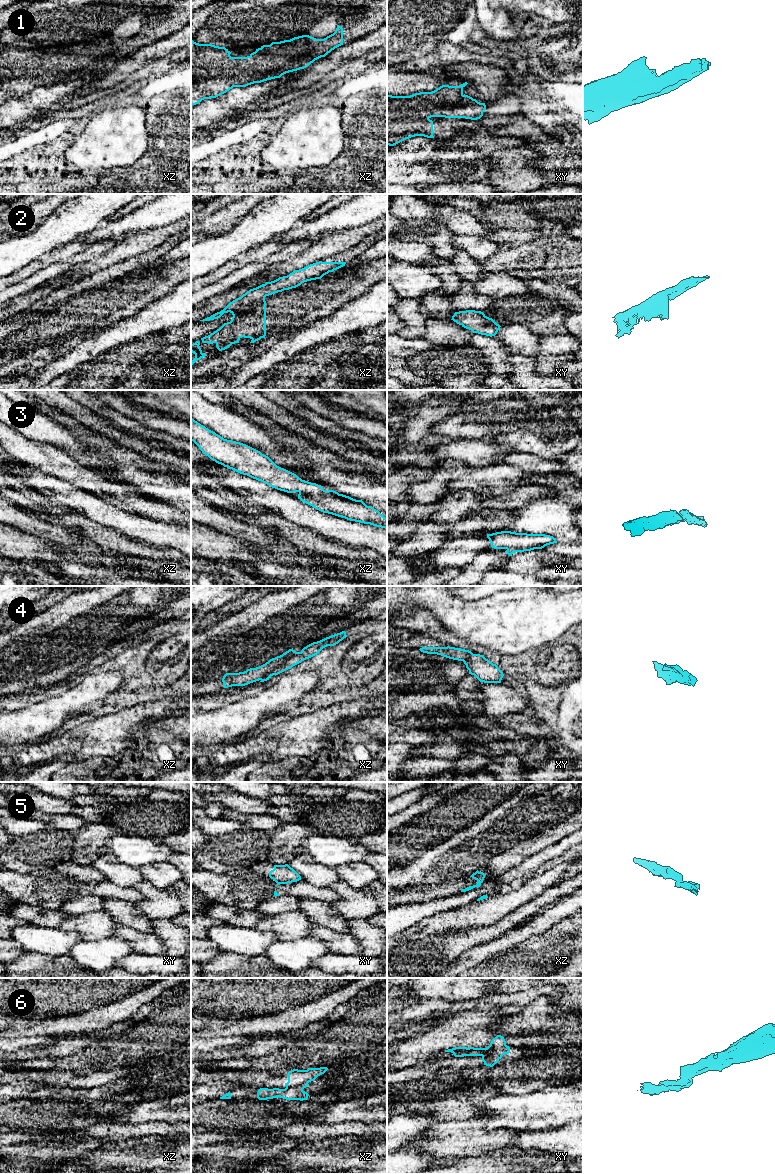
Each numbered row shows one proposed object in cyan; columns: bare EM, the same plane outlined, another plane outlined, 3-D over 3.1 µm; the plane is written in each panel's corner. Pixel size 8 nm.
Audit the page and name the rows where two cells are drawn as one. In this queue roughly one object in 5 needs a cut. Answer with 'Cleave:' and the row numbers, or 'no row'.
Cleave: 4, 5, 6

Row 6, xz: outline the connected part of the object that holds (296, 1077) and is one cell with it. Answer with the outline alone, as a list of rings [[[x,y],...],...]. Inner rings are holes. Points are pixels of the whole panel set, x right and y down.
[[[327,1067],[308,1068],[307,1070],[293,1069],[288,1072],[288,1082],[285,1083],[285,1086],[289,1088],[309,1083],[314,1081],[318,1076],[324,1074],[327,1070]]]

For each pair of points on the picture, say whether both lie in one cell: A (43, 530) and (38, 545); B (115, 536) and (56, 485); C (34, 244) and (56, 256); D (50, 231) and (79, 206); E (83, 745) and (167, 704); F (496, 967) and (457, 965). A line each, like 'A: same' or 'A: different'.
A: different
B: different
C: different
D: same
E: same
F: different

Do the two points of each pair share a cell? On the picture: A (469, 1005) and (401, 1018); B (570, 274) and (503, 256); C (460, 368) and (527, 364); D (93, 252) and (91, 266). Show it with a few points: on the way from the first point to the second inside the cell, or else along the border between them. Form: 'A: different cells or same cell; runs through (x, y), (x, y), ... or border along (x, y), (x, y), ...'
A: same cell; runs through (452, 1006), (435, 1007), (418, 1012)
B: same cell; runs through (553, 273), (528, 273), (520, 267)
C: different cells; border along (512, 355), (509, 359), (512, 368), (505, 375)
D: different cells; border along (112, 247), (92, 260), (87, 261)

